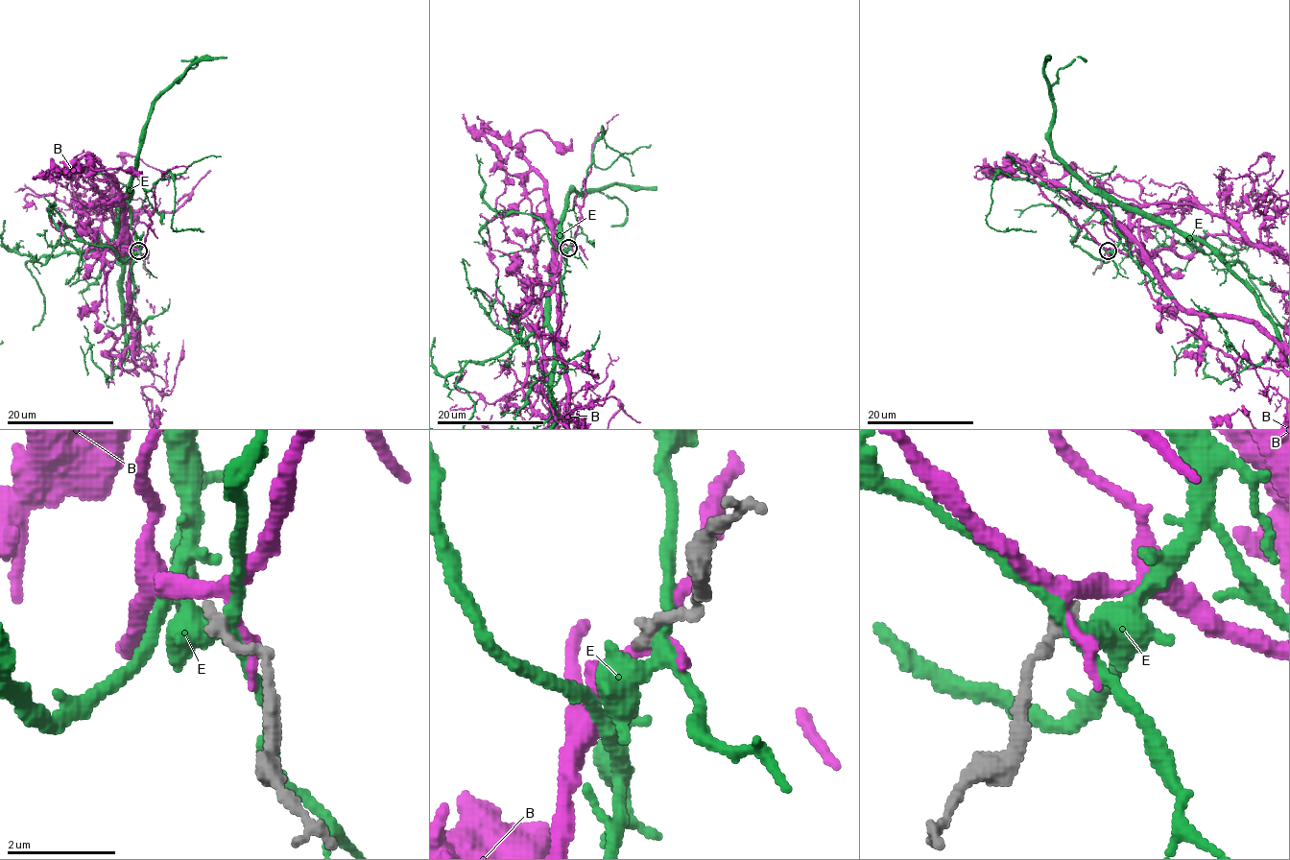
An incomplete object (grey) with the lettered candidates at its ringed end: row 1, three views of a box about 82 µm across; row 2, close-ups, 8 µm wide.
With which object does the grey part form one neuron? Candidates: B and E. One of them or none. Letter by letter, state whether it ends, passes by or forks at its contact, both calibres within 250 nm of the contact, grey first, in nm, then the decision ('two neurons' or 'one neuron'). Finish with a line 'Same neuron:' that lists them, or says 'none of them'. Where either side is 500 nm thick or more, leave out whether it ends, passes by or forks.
B: it forks there; 280 nm thick on the grey side, 240 nm on the other; one neuron
E: it forks there; 280 nm thick on the grey side, 260 nm on the other; two neurons
Same neuron: B

